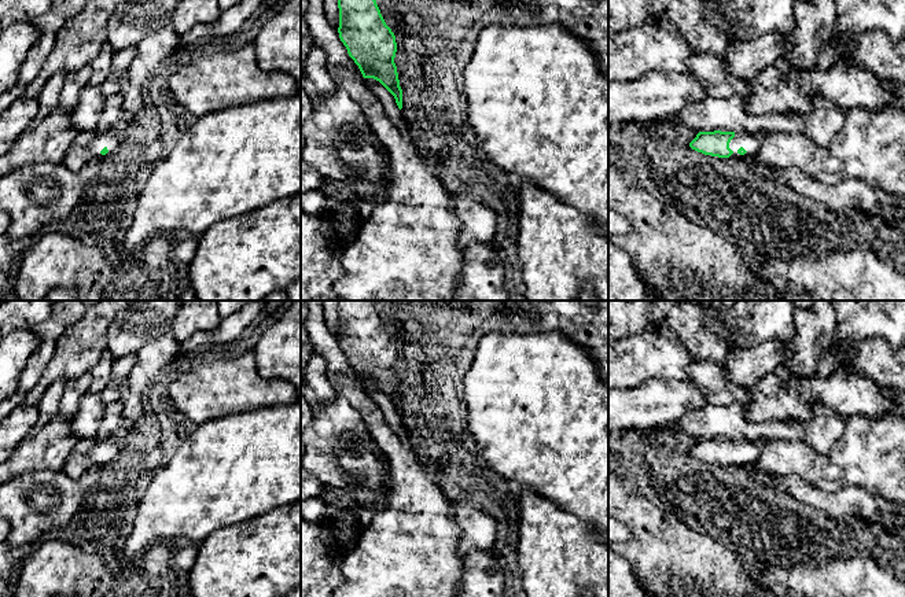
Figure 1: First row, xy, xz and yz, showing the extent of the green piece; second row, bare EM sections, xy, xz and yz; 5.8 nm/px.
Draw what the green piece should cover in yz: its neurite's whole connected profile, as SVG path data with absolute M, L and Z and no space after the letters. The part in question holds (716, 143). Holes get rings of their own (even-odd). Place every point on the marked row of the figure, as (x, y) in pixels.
M699 132L689 147L704 155L718 158L755 156L761 141L754 132Z

